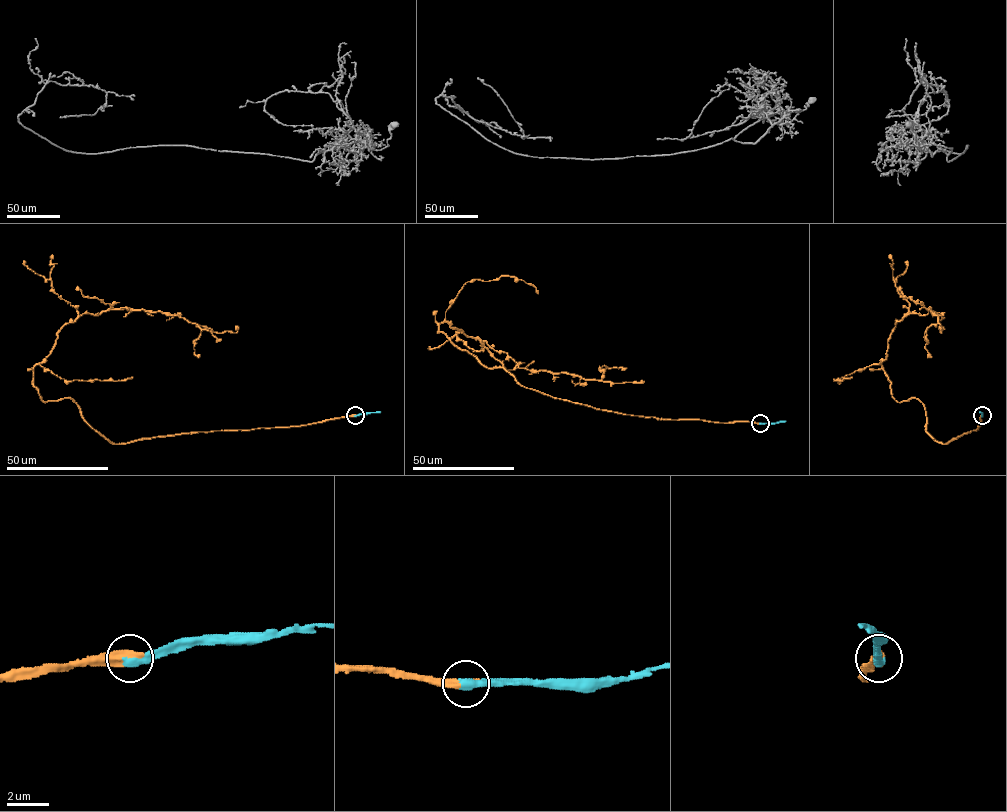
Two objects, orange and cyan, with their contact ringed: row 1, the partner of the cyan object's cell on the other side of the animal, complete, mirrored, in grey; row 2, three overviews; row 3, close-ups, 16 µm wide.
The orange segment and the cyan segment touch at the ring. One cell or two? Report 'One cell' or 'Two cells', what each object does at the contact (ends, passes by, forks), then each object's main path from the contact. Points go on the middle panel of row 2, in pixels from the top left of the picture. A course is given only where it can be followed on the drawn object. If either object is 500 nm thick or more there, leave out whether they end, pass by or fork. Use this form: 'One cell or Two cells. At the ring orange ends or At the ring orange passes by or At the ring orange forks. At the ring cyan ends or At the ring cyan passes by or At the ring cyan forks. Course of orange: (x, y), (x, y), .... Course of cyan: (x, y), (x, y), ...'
One cell. Course of orange: (760, 423), (657, 419), (554, 398), (485, 366), (438, 325), (478, 338), (506, 370), (641, 381). Course of cyan: (760, 423), (786, 421)

